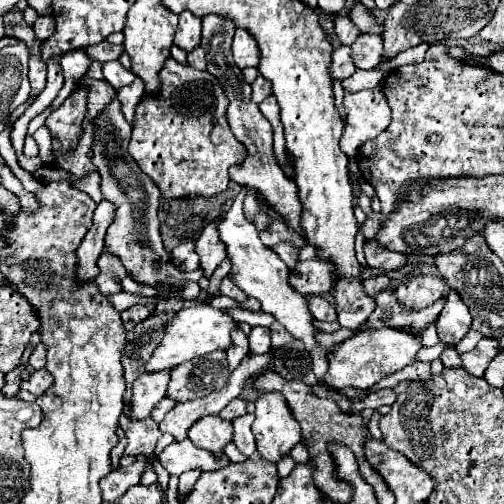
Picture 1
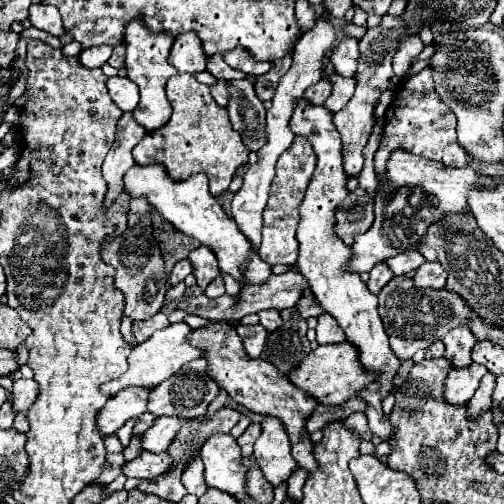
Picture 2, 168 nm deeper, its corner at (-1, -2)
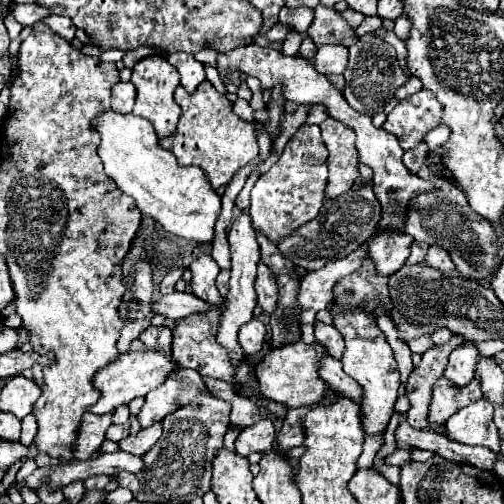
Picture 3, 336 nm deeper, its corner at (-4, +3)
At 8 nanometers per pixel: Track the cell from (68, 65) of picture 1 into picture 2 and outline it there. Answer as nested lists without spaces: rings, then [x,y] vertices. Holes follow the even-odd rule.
[[[100,45],[100,47],[88,47],[80,53],[80,63],[84,67],[102,67],[112,55],[112,47]]]

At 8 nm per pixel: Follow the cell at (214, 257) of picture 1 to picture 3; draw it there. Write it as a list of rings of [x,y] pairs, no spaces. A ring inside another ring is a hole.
[[[201,254],[199,258],[195,258],[191,262],[189,270],[193,272],[193,280],[191,280],[193,294],[197,294],[205,302],[221,304],[223,298],[221,298],[221,294],[217,292],[217,286],[215,286],[215,278],[221,270],[217,266],[217,262],[209,254]]]

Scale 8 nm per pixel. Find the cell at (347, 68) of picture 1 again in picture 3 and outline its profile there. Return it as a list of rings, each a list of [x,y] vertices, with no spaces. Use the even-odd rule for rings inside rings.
[[[287,102],[287,106],[285,106],[285,120],[283,120],[283,124],[281,124],[281,134],[279,134],[279,138],[277,138],[277,142],[275,142],[275,152],[273,152],[273,156],[269,156],[267,162],[261,166],[259,174],[265,174],[265,172],[277,162],[277,158],[281,156],[283,146],[289,142],[289,138],[295,134],[295,130],[297,130],[301,124],[305,124],[309,110],[311,110],[311,106],[305,108],[305,106],[297,106],[297,104],[293,104],[293,102]]]

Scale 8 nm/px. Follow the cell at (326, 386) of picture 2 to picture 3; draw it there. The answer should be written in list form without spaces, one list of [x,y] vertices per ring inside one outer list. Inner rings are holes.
[[[297,342],[297,344],[283,346],[279,350],[271,350],[255,366],[255,374],[257,374],[259,386],[261,386],[261,396],[287,404],[289,408],[319,404],[327,392],[327,382],[319,376],[319,364],[325,356],[329,356],[329,354],[325,354],[325,348],[317,342],[313,342],[313,348],[311,348],[311,344]]]

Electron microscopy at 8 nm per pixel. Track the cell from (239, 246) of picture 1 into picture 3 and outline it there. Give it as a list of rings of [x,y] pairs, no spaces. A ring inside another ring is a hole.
[[[105,112],[95,120],[101,134],[97,148],[107,176],[135,198],[141,212],[157,220],[167,232],[185,240],[211,244],[215,240],[215,224],[221,212],[221,196],[209,186],[199,166],[179,166],[173,152],[157,146],[157,134],[145,118],[133,114]]]

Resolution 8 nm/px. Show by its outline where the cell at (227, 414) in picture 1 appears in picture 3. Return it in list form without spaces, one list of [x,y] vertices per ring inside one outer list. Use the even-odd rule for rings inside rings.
[[[199,396],[195,402],[189,406],[183,406],[175,410],[173,414],[163,418],[163,436],[157,440],[157,446],[153,446],[145,456],[145,466],[141,472],[131,474],[131,472],[121,472],[115,478],[119,480],[119,486],[129,488],[133,496],[139,502],[191,502],[195,496],[203,496],[211,484],[211,460],[213,454],[223,446],[223,436],[229,428],[229,412],[231,404],[225,400],[219,400],[215,396]]]

